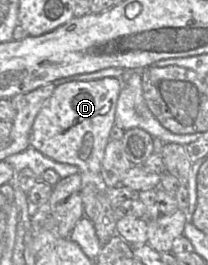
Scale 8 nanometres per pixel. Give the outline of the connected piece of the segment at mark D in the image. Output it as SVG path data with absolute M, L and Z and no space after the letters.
M117 78L73 81L57 86L37 114L29 135L30 147L56 162L79 168L87 218L92 218L97 193L107 187L100 176L101 164L115 124L116 105L122 87L121 80Z

